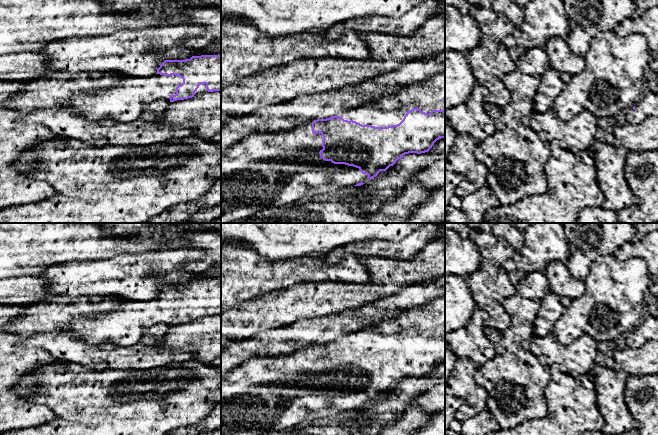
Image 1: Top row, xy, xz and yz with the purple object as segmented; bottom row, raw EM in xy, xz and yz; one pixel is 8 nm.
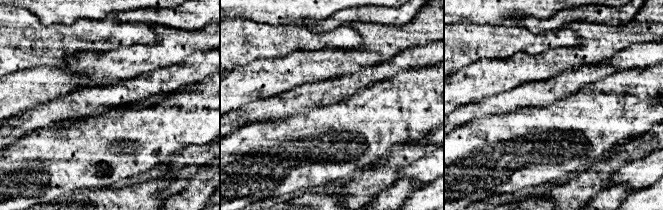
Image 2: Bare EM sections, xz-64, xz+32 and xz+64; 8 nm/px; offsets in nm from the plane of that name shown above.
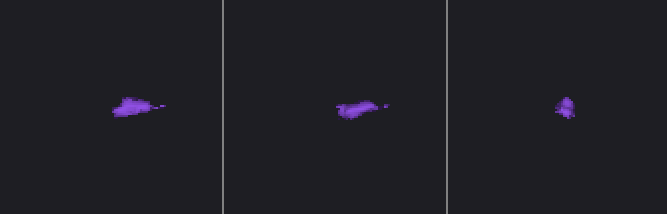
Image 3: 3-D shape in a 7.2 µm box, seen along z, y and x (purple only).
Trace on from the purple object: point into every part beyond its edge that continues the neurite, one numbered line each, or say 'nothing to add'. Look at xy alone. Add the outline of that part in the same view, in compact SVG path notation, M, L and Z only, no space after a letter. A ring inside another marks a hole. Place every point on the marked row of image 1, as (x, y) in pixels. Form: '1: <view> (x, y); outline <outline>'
1: xy (124, 102); outline M155 74L148 77L128 77L104 92L93 94L77 94L72 96L61 106L75 115L97 121L102 118L110 118L122 123L132 122L138 119L141 112L151 102L163 99L170 102L169 96L176 94L176 87L183 83L179 76Z

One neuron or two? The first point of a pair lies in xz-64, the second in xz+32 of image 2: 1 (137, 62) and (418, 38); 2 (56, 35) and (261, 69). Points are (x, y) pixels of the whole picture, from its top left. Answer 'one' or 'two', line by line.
1: one
2: two

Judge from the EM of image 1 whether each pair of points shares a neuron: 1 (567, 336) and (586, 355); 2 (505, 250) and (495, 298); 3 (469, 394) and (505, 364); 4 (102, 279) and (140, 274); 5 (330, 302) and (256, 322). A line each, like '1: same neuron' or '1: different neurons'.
1: different neurons
2: same neuron
3: different neurons
4: same neuron
5: same neuron

